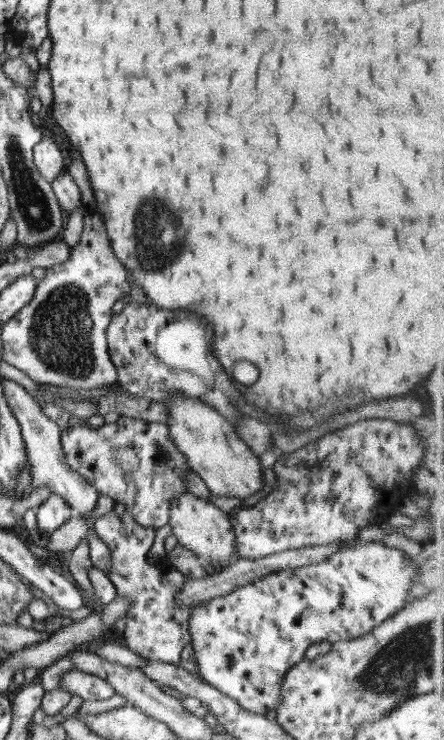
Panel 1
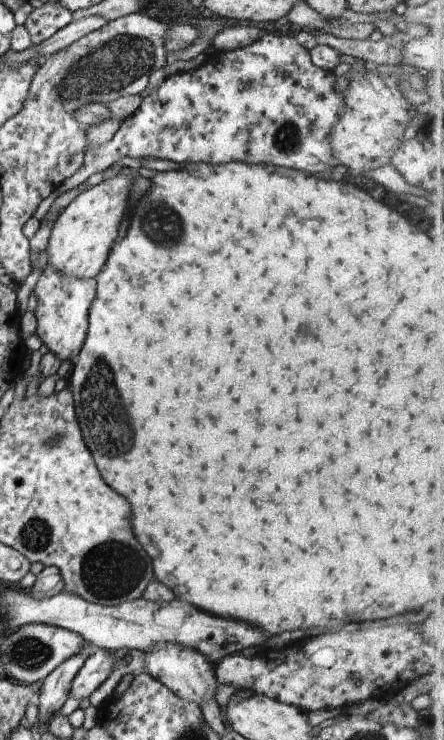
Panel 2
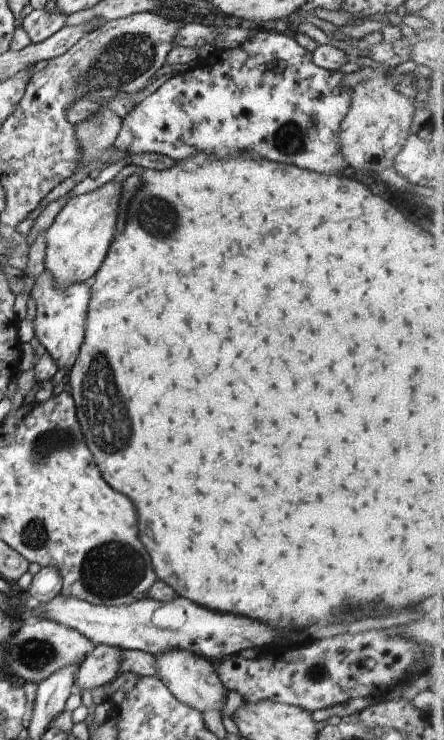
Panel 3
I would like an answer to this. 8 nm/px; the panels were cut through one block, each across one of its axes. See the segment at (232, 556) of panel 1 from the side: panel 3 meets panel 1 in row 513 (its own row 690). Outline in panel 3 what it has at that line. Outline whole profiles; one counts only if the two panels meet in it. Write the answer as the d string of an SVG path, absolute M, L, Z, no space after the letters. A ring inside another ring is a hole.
M171 649L154 655L154 667L155 677L185 706L193 707L200 713L211 709L222 710L222 698L226 688L220 682L216 665L210 663L206 658L185 649Z

